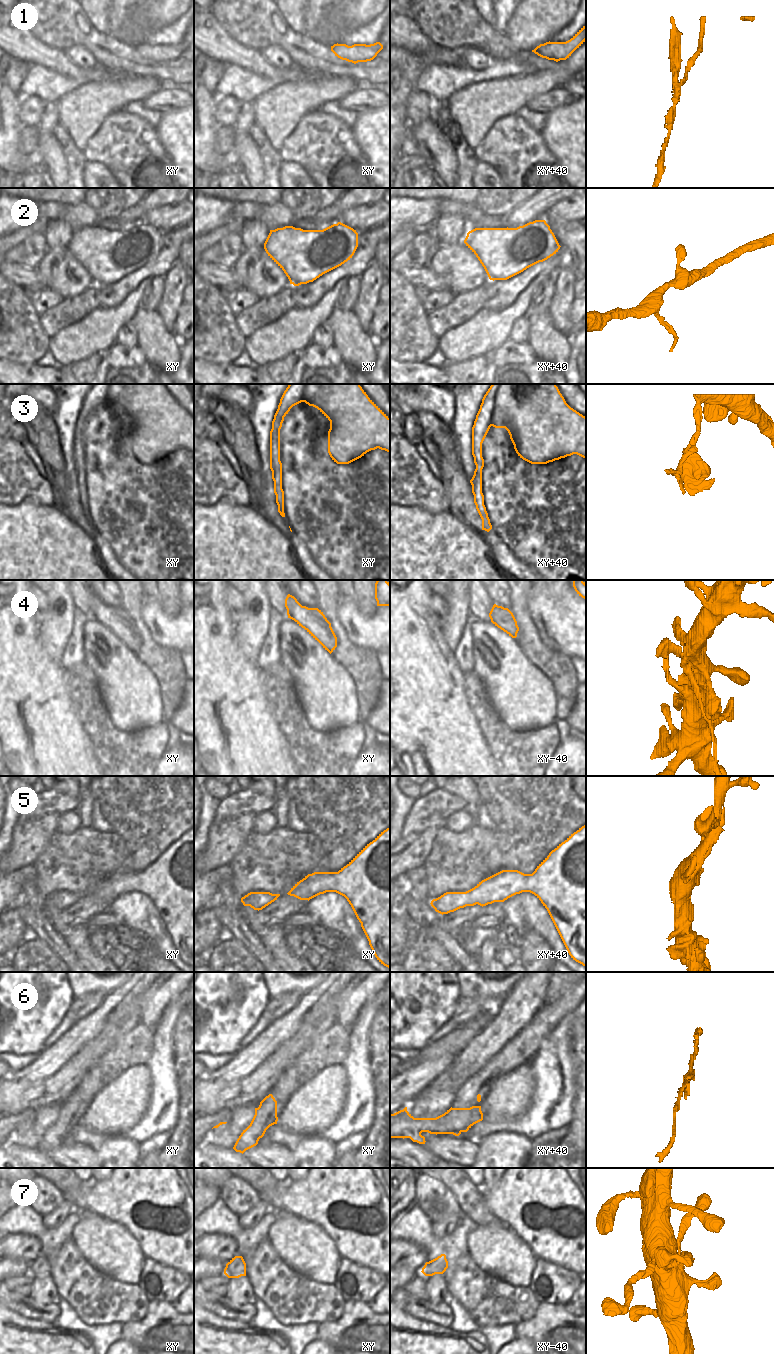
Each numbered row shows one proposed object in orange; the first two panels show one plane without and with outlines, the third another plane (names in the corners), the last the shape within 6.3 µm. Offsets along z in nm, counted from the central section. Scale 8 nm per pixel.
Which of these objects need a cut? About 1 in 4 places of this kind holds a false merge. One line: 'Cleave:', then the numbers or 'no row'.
Cleave: 1, 4, 6

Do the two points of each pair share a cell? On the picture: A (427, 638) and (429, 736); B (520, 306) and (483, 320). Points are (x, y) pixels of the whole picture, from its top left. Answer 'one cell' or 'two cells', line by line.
A: one cell
B: one cell

